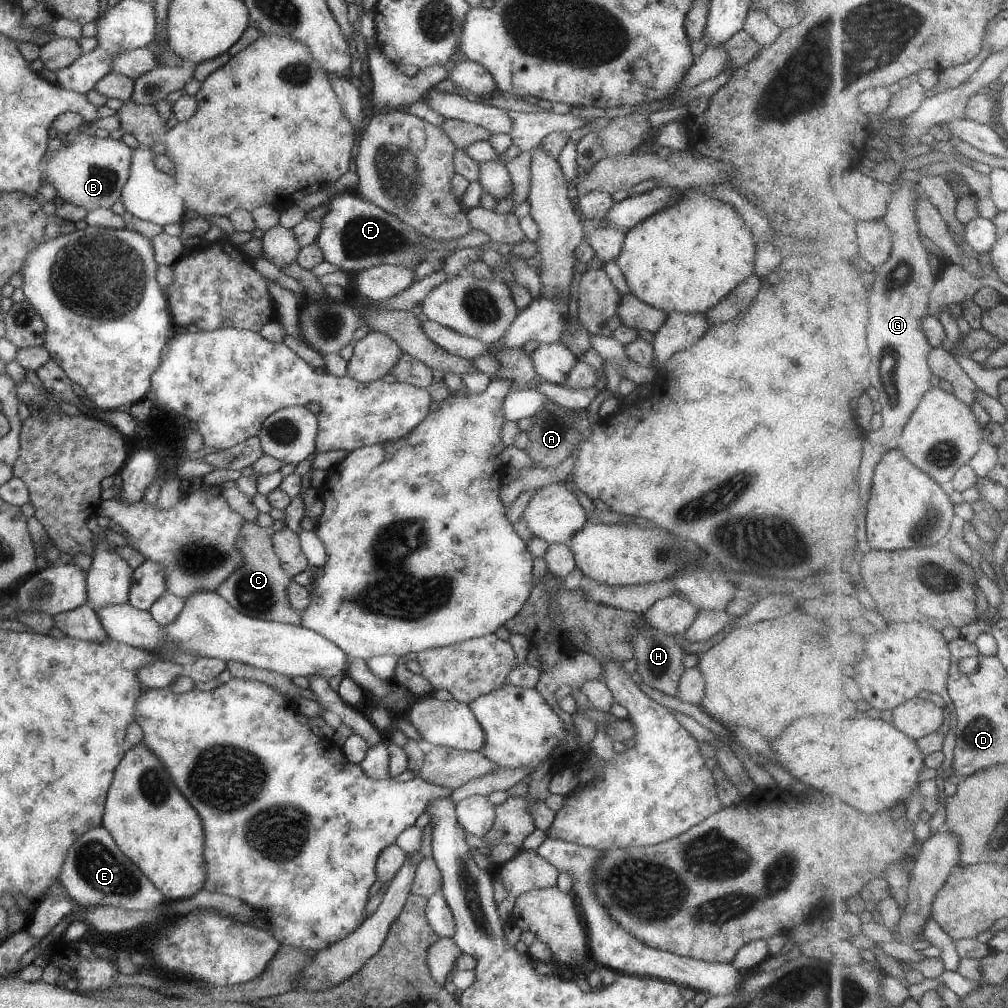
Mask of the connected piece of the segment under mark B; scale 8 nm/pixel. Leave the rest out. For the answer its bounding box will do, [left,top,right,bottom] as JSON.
[40,135,132,212]

